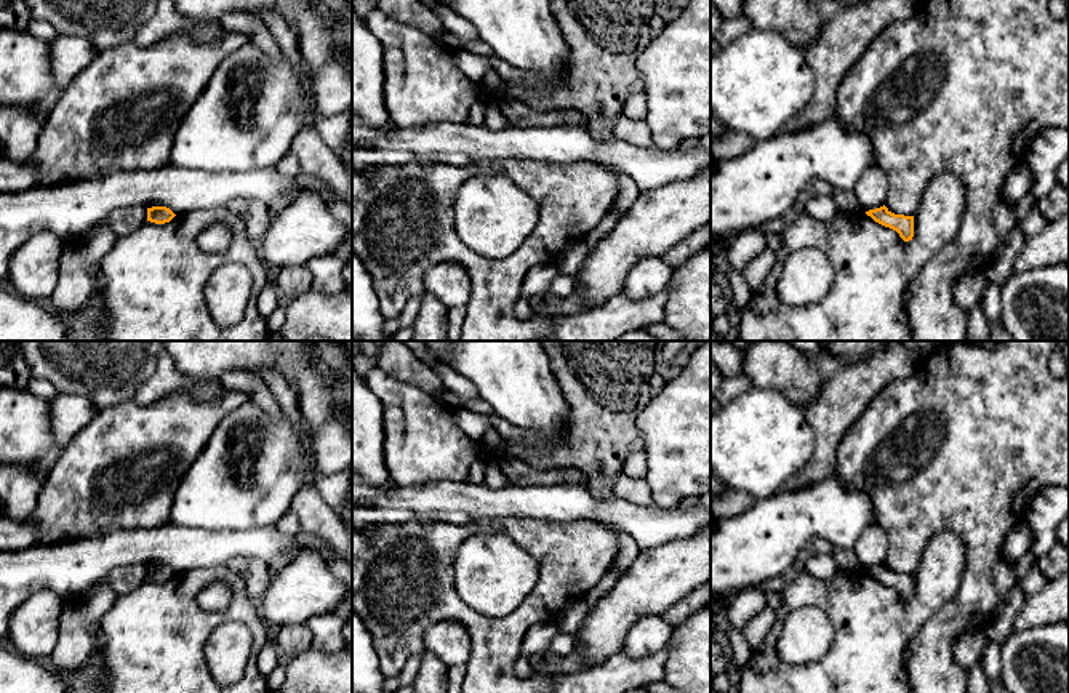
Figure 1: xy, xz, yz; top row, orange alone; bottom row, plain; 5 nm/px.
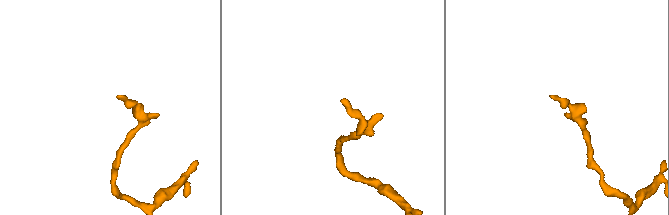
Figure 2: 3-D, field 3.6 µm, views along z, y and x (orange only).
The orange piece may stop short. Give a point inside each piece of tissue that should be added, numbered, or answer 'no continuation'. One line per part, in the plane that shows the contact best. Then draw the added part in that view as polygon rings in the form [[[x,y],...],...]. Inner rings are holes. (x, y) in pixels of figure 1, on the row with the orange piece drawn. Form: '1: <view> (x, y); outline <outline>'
no continuation

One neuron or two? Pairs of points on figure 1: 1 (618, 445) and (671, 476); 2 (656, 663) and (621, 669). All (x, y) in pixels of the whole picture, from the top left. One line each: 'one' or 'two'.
1: two
2: one

